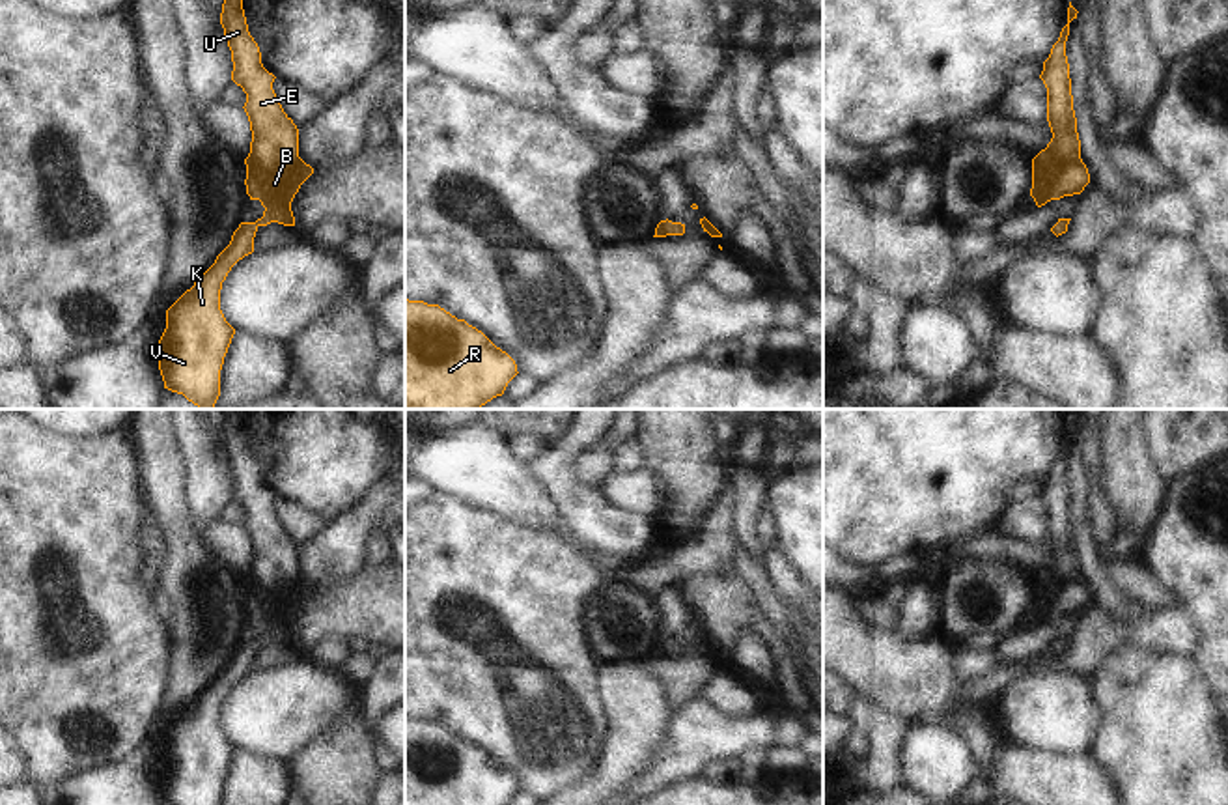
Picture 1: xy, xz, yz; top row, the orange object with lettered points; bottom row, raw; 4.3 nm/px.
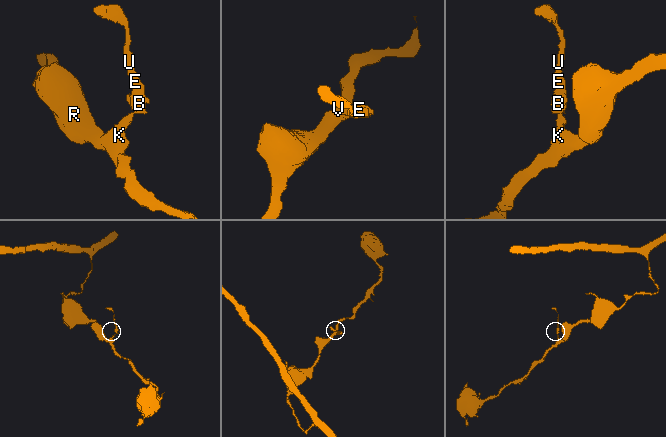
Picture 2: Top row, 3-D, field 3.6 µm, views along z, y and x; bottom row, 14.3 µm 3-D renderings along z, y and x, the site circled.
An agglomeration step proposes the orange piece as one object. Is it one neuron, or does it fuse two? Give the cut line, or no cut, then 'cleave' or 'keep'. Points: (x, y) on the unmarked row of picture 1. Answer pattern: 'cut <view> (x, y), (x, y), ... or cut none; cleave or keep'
cut none; keep

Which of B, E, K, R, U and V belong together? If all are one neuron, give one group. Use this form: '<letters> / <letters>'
B E K R U V

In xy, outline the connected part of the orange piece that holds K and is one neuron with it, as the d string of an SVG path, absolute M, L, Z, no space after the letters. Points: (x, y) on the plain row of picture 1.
M243 411L224 415L220 443L231 469L231 499L246 512L244 530L252 560L246 583L246 613L265 626L256 641L241 641L215 682L168 728L159 758L159 788L164 805L220 805L224 775L235 753L220 728L220 708L231 685L254 671L259 644L295 644L291 620L314 586L299 575L299 547L272 508L274 493L261 482L248 450Z

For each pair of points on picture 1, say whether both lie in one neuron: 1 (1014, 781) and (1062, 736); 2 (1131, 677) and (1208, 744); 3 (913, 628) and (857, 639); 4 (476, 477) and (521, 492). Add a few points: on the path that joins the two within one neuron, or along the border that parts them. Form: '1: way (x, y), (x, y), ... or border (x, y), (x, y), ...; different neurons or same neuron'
1: border (1004, 736), (1042, 751), (1088, 753); different neurons
2: way (1150, 695), (1189, 734); same neuron
3: border (896, 628), (911, 639), (920, 639), (930, 632); different neurons
4: way (488, 477), (510, 490); same neuron

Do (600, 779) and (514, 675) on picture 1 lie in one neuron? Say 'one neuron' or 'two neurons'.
two neurons

